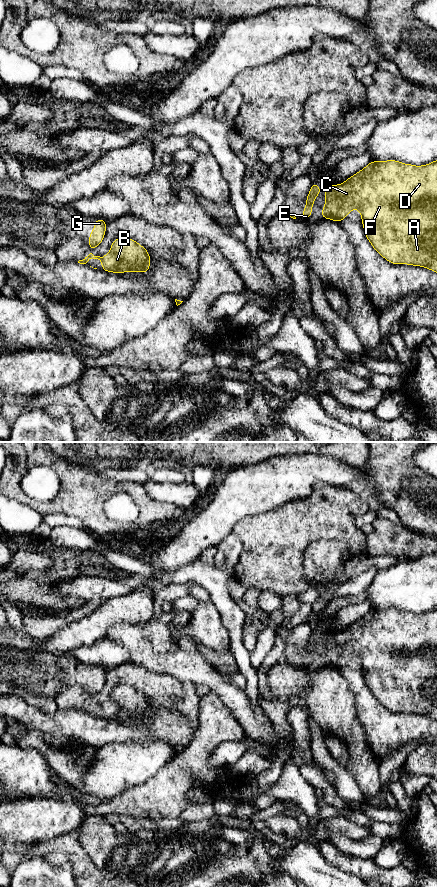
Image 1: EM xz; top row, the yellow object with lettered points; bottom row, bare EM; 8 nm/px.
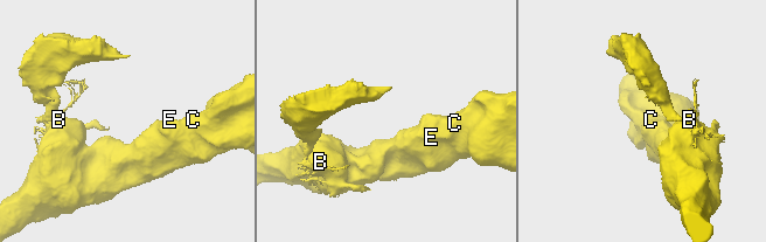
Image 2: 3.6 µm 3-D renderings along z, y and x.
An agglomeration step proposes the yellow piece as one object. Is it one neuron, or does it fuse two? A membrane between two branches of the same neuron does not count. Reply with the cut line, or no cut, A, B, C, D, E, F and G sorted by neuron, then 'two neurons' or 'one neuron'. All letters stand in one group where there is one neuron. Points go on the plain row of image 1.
cut xz (97, 693), (91, 695); groups A B C D E F / G; two neurons

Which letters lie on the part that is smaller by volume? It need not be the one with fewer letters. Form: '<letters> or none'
G

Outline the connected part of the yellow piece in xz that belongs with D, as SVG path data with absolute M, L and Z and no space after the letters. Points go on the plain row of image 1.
M397 608L388 609L371 609L364 617L360 618L344 631L339 633L331 633L325 639L325 654L321 659L324 667L341 670L347 665L349 660L358 656L361 662L364 681L373 694L373 696L388 710L401 713L409 712L413 714L422 714L437 721L437 608L424 614L414 614L412 612L403 612Z

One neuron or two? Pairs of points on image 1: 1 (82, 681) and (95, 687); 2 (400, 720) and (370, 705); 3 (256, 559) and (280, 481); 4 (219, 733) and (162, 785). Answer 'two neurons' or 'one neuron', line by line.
1: one neuron
2: one neuron
3: two neurons
4: one neuron

